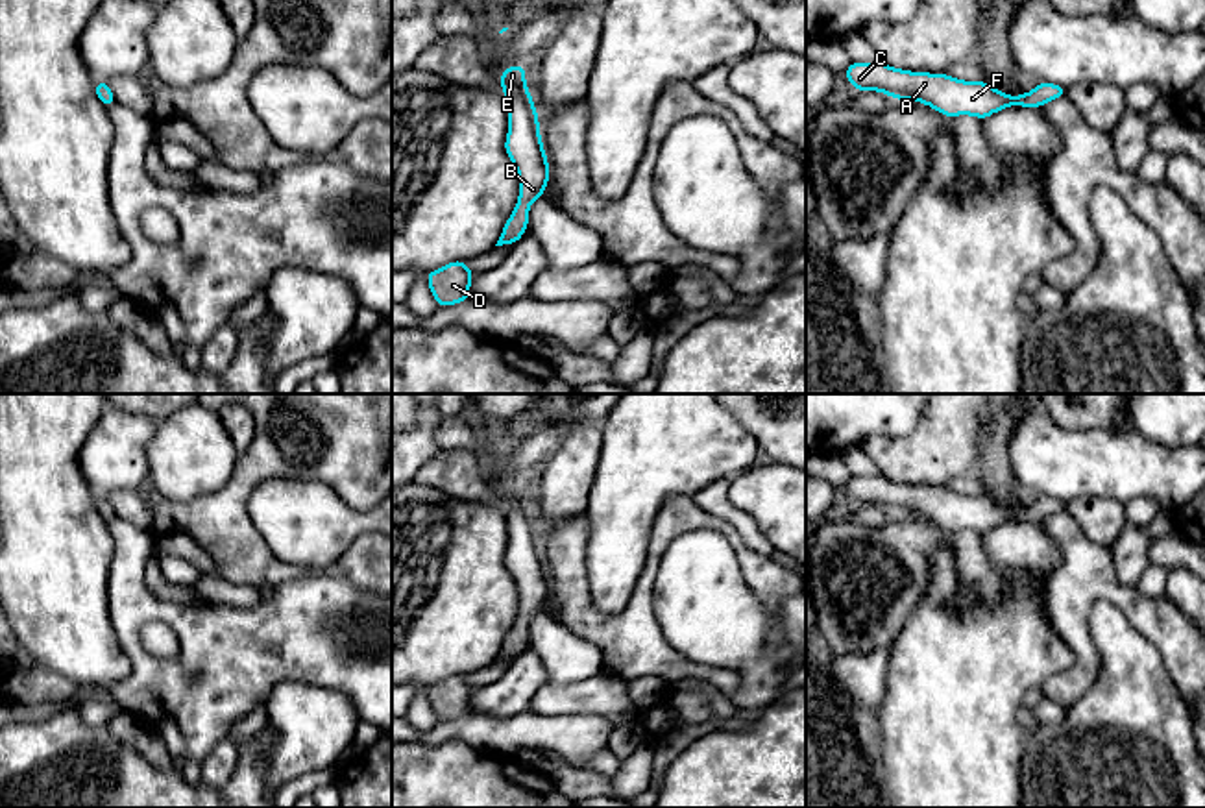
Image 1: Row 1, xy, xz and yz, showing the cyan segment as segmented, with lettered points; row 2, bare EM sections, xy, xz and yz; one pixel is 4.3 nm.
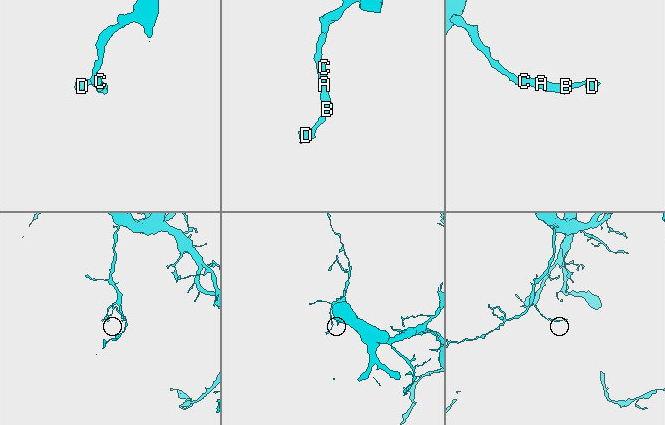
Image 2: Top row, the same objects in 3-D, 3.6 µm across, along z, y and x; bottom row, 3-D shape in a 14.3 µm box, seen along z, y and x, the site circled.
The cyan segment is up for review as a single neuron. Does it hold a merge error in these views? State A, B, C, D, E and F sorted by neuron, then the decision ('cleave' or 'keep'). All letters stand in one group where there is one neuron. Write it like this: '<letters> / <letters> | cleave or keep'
A B C D E F | keep

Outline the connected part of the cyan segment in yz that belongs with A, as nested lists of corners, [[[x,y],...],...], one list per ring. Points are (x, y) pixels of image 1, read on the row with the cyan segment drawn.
[[[858,63],[845,70],[856,91],[880,91],[891,98],[926,104],[944,116],[972,115],[985,120],[1009,105],[1041,107],[1050,100],[1065,98],[1066,89],[1039,81],[1031,92],[1009,96],[987,81],[963,81],[948,74],[909,72],[876,63]]]

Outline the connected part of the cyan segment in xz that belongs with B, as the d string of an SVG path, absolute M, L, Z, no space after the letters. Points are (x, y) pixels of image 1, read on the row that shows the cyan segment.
M510 65L499 76L508 109L505 152L519 178L519 200L495 246L516 244L523 237L529 226L529 207L534 200L543 198L551 176L540 137L538 111L525 80L525 65Z

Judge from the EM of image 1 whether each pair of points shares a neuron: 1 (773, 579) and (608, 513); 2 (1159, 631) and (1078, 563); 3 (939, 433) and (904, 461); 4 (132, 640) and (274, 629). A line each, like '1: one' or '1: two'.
1: two
2: one
3: one
4: one

